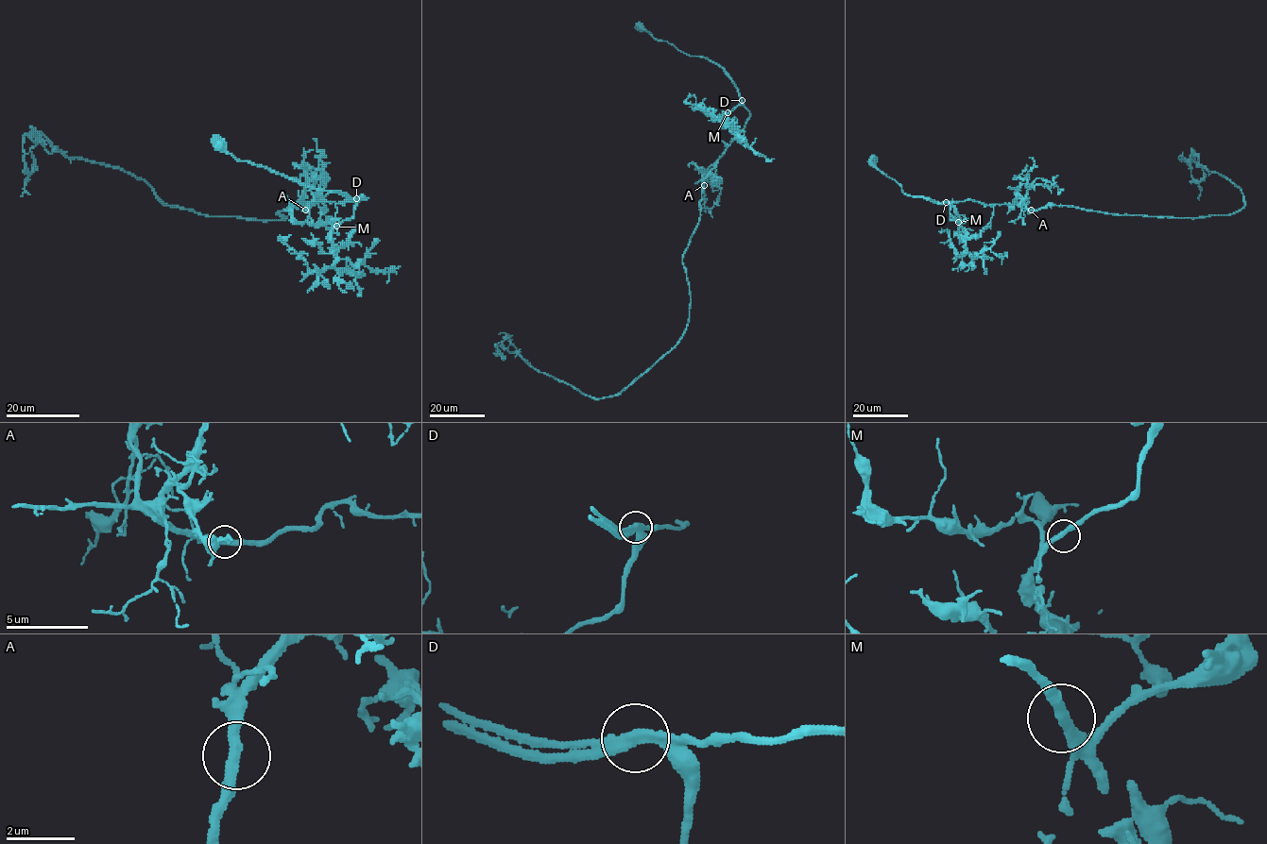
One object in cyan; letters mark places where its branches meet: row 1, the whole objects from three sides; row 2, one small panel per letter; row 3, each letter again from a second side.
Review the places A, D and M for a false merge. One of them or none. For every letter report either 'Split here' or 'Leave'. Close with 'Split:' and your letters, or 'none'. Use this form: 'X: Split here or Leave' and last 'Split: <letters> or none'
A: Leave
D: Split here
M: Leave
Split: D

